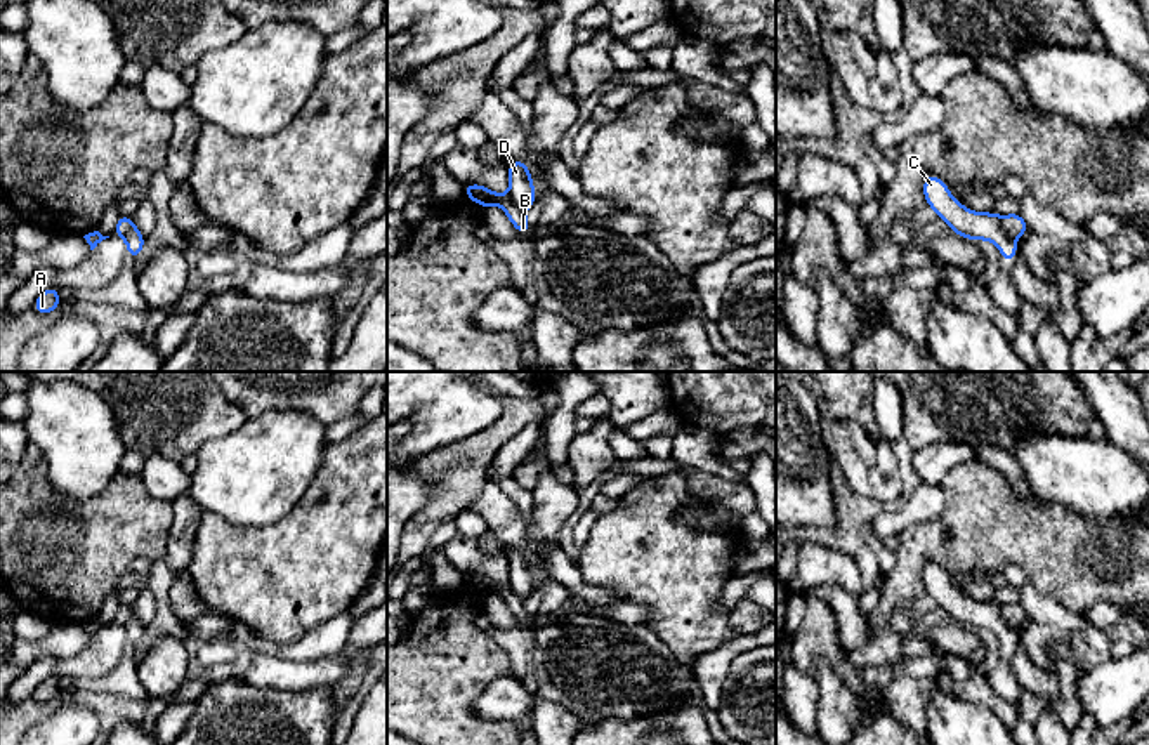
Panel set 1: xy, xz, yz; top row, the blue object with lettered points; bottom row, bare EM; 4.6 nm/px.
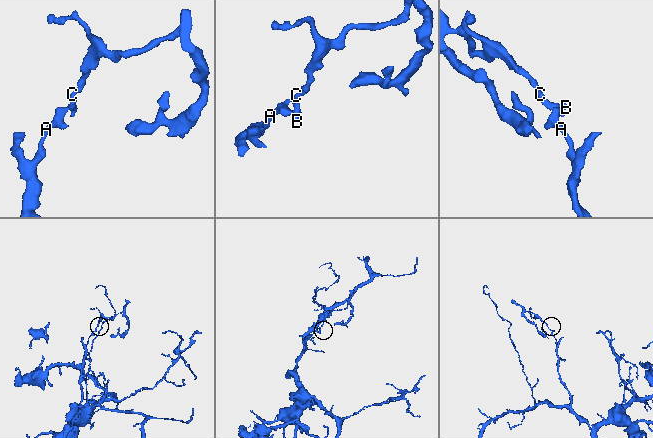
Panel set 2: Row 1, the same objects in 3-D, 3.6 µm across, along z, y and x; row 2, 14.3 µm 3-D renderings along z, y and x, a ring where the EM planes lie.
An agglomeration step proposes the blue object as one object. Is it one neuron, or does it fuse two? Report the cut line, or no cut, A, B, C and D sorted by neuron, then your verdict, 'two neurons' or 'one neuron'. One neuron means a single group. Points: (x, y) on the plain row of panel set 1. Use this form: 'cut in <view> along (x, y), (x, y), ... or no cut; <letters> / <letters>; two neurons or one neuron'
cut in yz along (998, 606), (1002, 620), (1011, 629); A B / C D; two neurons

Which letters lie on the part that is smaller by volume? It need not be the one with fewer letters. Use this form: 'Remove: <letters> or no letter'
Remove: C, D

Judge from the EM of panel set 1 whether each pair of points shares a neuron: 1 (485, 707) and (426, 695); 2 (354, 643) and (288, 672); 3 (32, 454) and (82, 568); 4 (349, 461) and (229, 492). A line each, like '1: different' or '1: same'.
1: different
2: same
3: same
4: different

